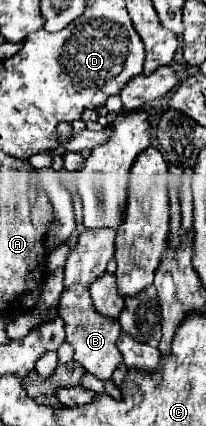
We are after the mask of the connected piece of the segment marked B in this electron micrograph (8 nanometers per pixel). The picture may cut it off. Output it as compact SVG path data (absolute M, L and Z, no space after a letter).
M73 284L71 288L65 288L61 294L61 302L59 302L59 310L57 314L63 318L65 322L65 334L67 334L67 342L73 346L75 350L75 360L91 374L95 374L101 380L111 380L113 372L117 370L117 366L123 362L121 352L117 348L117 340L121 336L121 324L117 318L105 318L103 314L99 314L91 302L91 294L87 286L81 284Z

